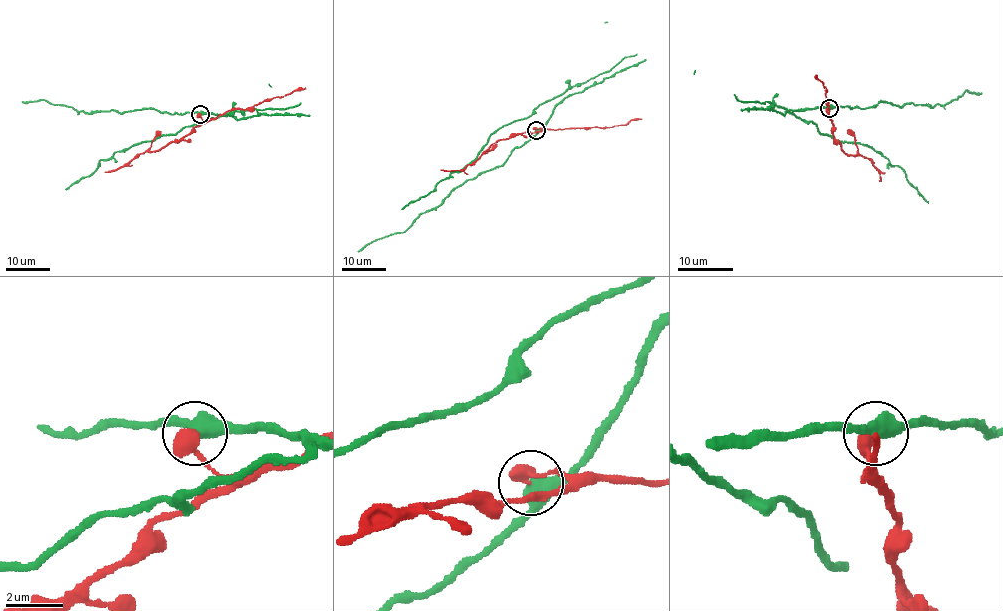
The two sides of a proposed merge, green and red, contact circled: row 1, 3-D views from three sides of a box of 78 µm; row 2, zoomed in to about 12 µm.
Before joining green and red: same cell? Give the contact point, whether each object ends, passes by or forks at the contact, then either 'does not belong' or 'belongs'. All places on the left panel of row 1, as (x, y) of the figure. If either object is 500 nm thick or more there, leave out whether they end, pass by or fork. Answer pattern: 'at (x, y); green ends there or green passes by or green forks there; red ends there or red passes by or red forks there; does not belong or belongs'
at (200, 114); does not belong

